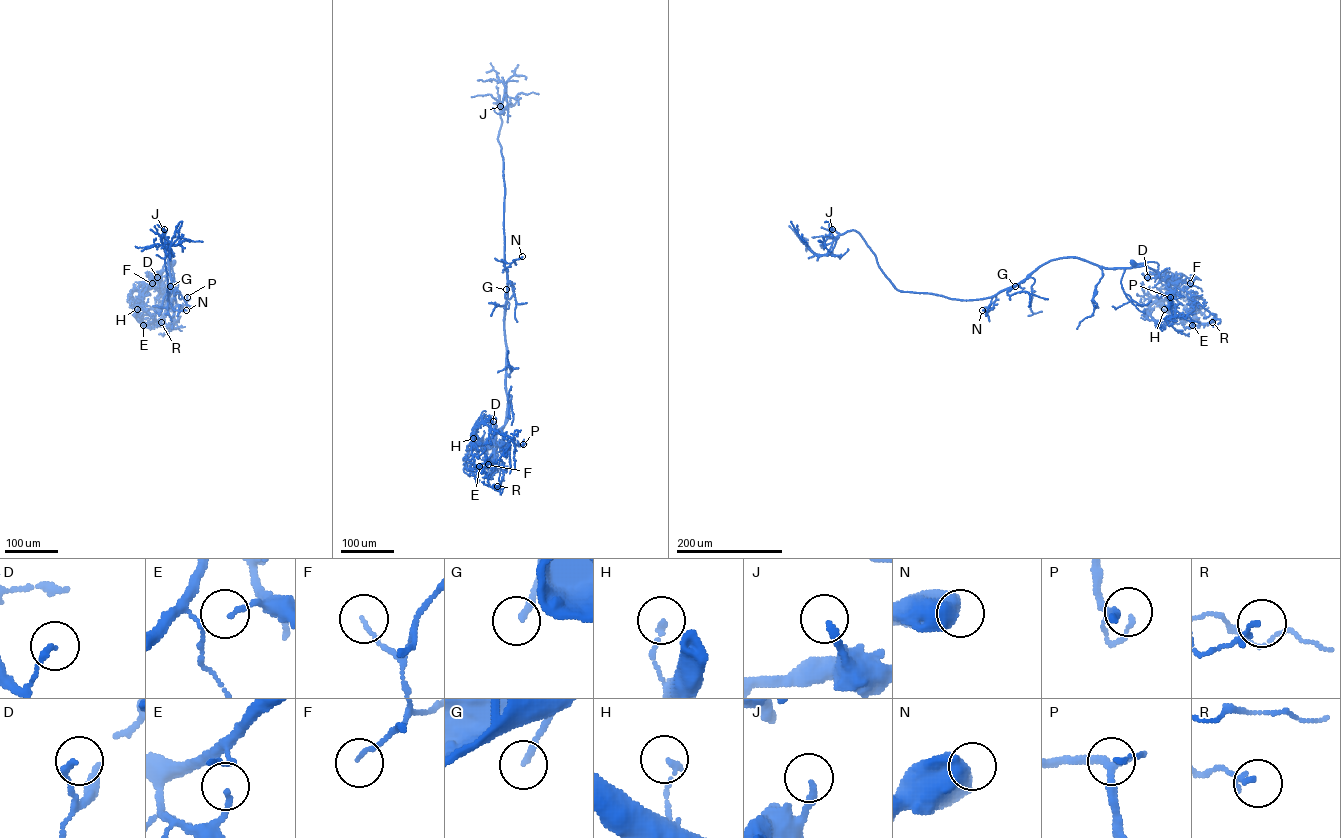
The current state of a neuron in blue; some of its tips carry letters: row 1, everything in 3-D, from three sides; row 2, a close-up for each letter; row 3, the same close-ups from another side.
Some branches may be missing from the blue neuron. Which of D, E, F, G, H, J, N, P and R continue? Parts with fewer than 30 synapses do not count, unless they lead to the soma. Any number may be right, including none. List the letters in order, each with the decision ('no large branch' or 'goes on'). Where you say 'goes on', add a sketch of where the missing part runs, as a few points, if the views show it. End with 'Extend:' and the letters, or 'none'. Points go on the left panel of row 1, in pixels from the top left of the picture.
D: no large branch
E: no large branch
F: no large branch
G: goes on | (170, 286), (172, 309)
H: no large branch
J: no large branch
N: no large branch
P: no large branch
R: no large branch
Extend: G

